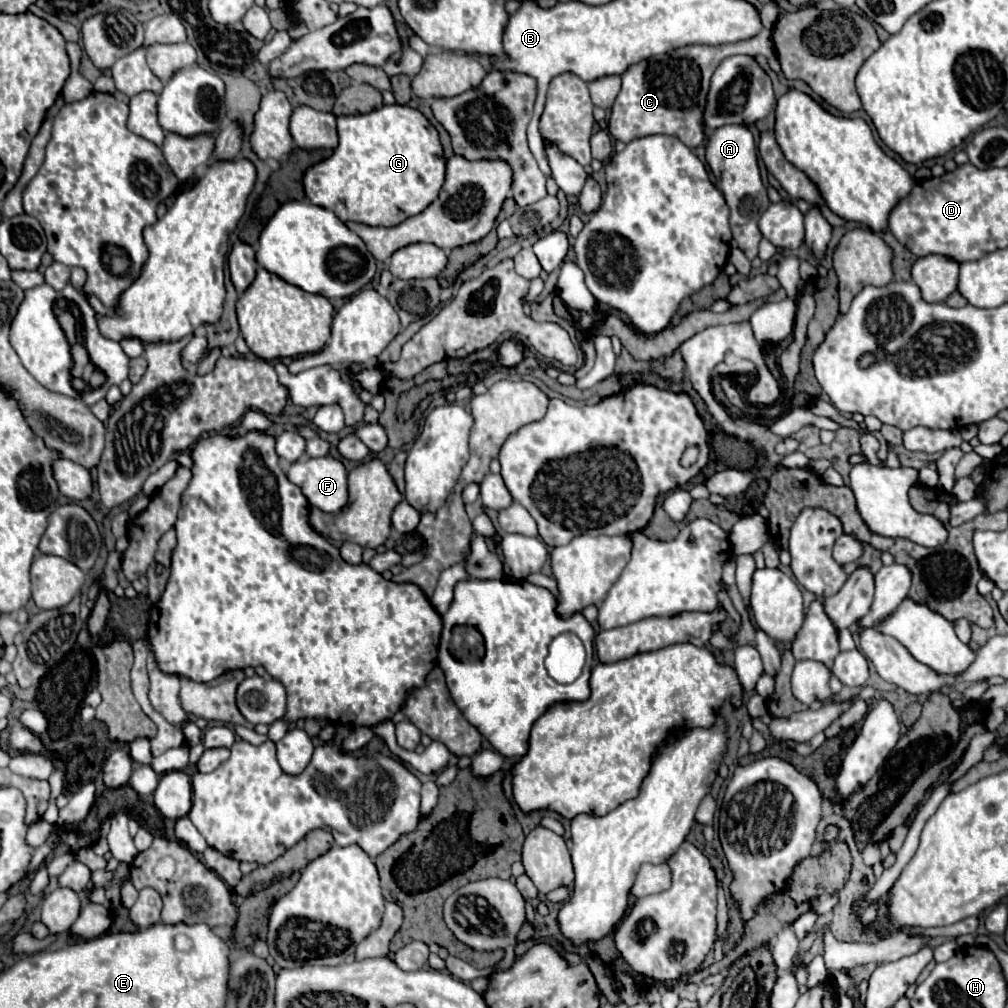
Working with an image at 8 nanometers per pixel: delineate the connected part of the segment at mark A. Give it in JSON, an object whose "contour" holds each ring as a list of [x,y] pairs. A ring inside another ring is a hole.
{"contour":[[[744,125],[718,127],[708,137],[706,163],[710,165],[710,169],[716,177],[716,187],[724,193],[726,203],[730,207],[730,227],[732,227],[732,235],[738,243],[738,249],[752,261],[754,257],[758,257],[758,243],[762,239],[758,221],[760,221],[762,213],[768,209],[770,201],[766,195],[766,187],[760,179],[756,143],[754,143],[754,137],[748,131],[748,127],[744,127]]]}

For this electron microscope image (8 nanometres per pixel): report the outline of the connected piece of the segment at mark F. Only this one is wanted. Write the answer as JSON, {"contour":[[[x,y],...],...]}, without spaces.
{"contour":[[[302,457],[292,463],[288,479],[296,483],[312,507],[336,513],[348,503],[348,473],[334,457]]]}

